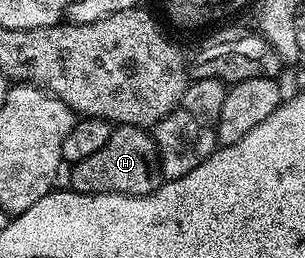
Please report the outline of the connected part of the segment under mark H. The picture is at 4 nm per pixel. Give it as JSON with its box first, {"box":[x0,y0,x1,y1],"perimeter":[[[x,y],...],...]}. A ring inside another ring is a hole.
{"box":[70,124,163,196],"perimeter":[[[130,124],[114,127],[111,138],[107,138],[97,153],[83,158],[83,162],[72,165],[70,189],[95,194],[123,194],[124,196],[146,196],[163,183],[161,163],[157,160],[157,143],[146,129]]]}

